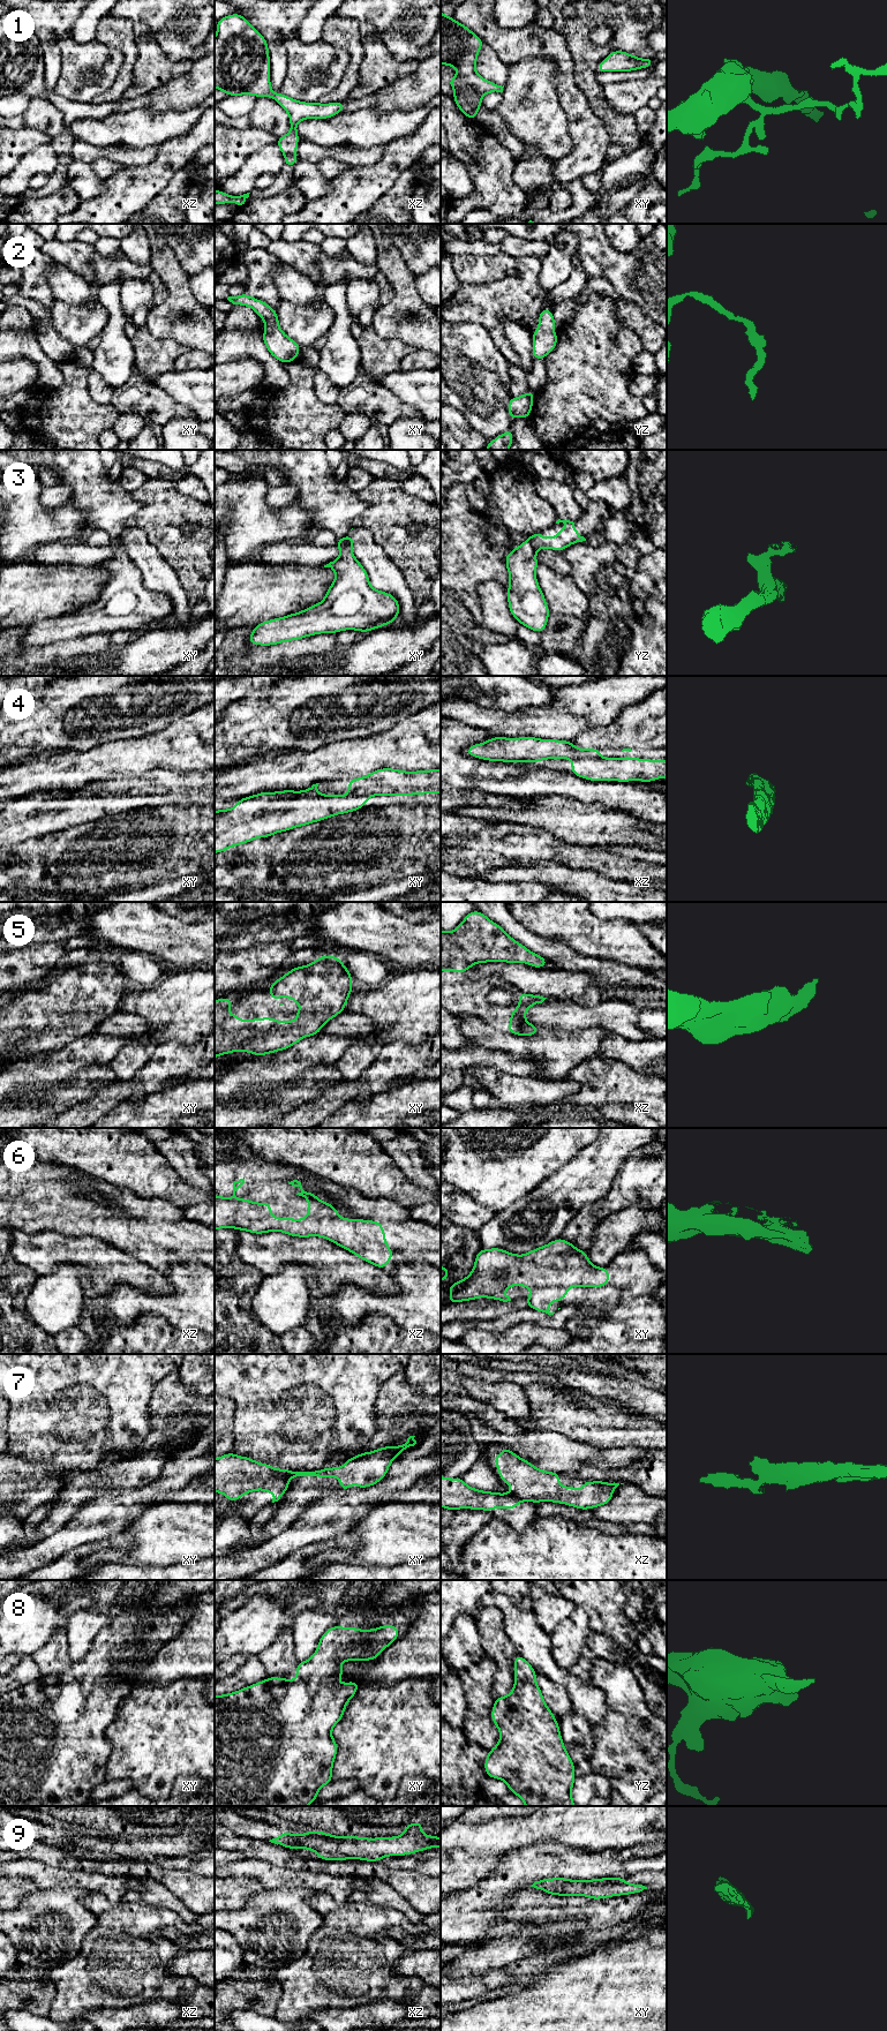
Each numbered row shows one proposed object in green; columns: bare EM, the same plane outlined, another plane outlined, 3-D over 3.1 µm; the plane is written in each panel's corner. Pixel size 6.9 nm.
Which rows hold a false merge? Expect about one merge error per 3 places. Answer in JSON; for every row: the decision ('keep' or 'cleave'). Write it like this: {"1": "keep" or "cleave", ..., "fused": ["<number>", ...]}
{"1": "keep", "2": "keep", "3": "cleave", "4": "keep", "5": "keep", "6": "keep", "7": "cleave", "8": "keep", "9": "cleave", "fused": ["3", "7", "9"]}

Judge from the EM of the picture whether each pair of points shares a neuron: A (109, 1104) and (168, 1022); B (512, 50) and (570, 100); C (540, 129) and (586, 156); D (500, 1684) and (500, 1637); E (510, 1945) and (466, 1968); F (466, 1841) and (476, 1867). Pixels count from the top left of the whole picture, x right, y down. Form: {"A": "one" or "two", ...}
{"A": "two", "B": "one", "C": "two", "D": "one", "E": "one", "F": "one"}

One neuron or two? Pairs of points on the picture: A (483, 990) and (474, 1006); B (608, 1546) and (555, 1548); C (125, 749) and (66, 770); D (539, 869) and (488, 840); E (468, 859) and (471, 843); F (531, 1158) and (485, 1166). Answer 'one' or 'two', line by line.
A: one
B: one
C: one
D: two
E: two
F: one

